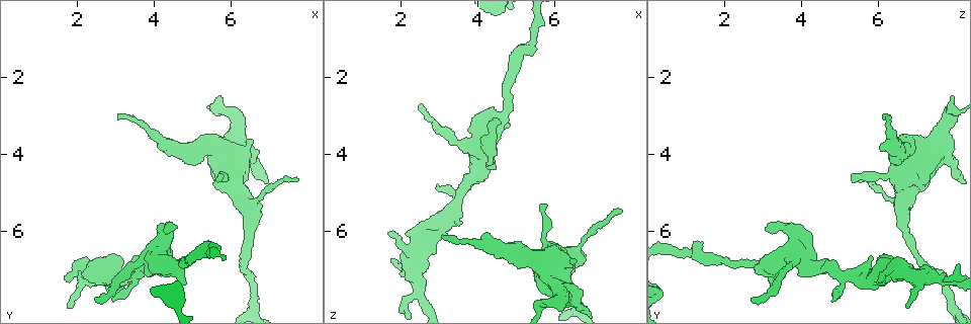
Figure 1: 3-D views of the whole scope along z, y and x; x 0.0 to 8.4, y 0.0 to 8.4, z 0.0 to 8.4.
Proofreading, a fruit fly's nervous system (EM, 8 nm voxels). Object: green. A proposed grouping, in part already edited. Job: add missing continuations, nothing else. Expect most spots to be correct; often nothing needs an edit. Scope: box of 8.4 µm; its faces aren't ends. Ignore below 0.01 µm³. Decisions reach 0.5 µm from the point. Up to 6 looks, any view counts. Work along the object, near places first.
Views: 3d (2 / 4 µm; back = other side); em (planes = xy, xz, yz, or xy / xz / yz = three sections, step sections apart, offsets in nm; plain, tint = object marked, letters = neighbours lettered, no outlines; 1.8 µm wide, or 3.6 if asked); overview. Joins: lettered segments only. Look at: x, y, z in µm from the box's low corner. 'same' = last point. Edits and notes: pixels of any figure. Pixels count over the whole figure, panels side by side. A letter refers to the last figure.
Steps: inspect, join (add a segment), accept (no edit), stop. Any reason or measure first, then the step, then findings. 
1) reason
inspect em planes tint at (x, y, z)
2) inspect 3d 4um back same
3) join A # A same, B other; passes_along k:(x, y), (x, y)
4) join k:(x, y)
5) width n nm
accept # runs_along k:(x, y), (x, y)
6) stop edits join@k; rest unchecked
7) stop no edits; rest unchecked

an open end
inspect 3d 4um at (2.50, 7.80, 2.70)

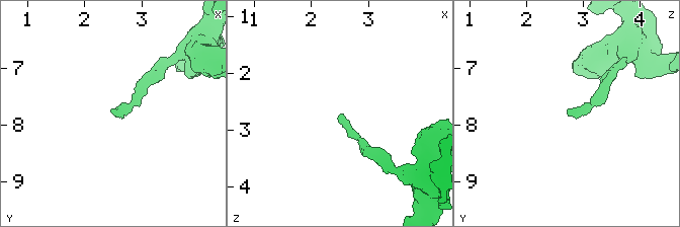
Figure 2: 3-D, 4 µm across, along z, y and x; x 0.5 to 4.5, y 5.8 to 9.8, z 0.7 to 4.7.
inspect em planes letters at (2.55, 7.80, 2.70)

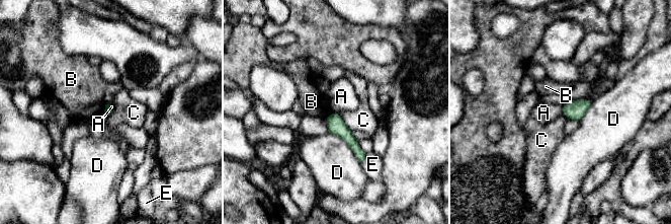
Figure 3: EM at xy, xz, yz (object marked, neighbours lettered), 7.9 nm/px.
accept # A other, B other, C other, D other, E other; border 3:(562, 104), (563, 114); none of them fits

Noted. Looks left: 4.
inspect 3d 2um at (1.70, 7.30, 6.00)

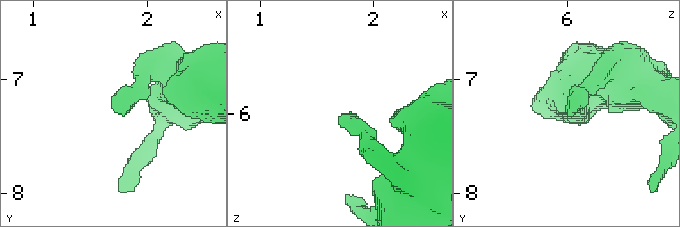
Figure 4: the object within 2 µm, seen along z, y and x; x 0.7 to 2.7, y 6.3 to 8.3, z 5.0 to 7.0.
inspect em planes letters at (1.74, 7.34, 6.04)

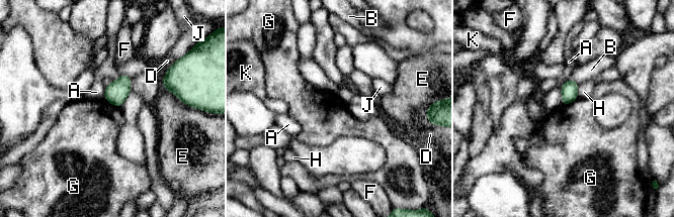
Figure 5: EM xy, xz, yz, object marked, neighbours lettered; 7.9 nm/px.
accept # A other, B other, D other, E other, F other, G other, H other, J other, K other; no lettered segment goes on from it

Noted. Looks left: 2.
free end
inspect em xz step 4 letters at (3.05, 3.00, 6.15)

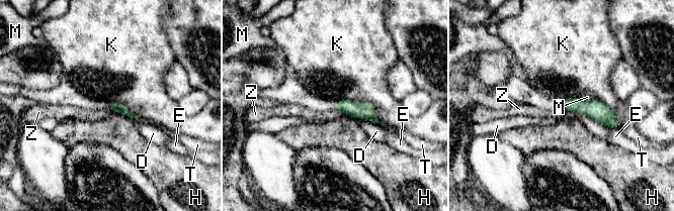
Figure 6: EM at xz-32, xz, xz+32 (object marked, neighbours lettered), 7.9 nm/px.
cut it another way
inspect em planes letters same

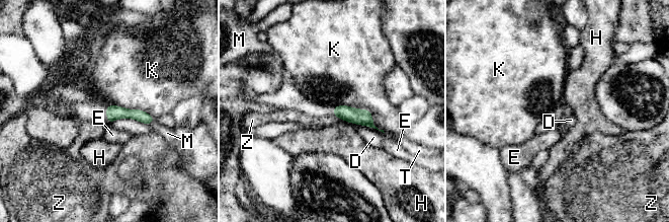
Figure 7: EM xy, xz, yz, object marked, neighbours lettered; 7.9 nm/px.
accept # D other, E other, H other, K other, M other, T other, Z other; border 7:(334, 105), (367, 108), (385, 132); no lettered segment goes on from it

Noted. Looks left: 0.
stop no edits; rest unchecked

